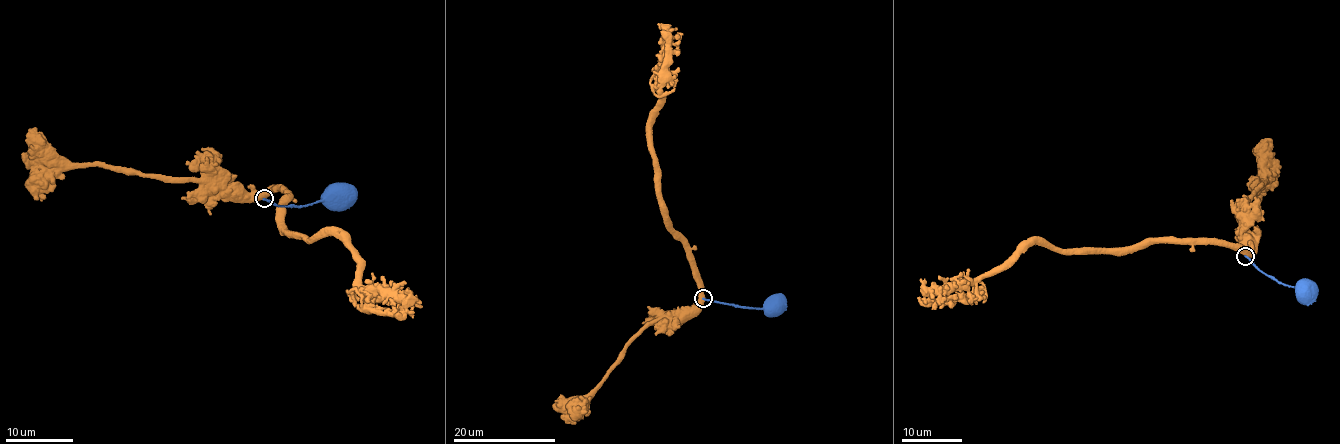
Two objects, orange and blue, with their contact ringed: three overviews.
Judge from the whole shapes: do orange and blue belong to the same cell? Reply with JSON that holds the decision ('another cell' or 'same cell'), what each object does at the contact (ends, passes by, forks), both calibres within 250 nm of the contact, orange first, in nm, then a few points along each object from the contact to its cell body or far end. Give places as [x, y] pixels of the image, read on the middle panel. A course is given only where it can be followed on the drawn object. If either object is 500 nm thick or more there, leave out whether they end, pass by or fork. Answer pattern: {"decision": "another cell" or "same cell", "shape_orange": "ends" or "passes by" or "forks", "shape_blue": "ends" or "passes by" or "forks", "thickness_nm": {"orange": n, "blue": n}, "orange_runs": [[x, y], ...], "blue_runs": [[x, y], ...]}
{"decision": "another cell", "thickness_nm": {"orange": 700, "blue": 140}, "orange_runs": [[703, 299], [684, 309], [683, 313]], "blue_runs": [[703, 299], [760, 309], [771, 305]]}

